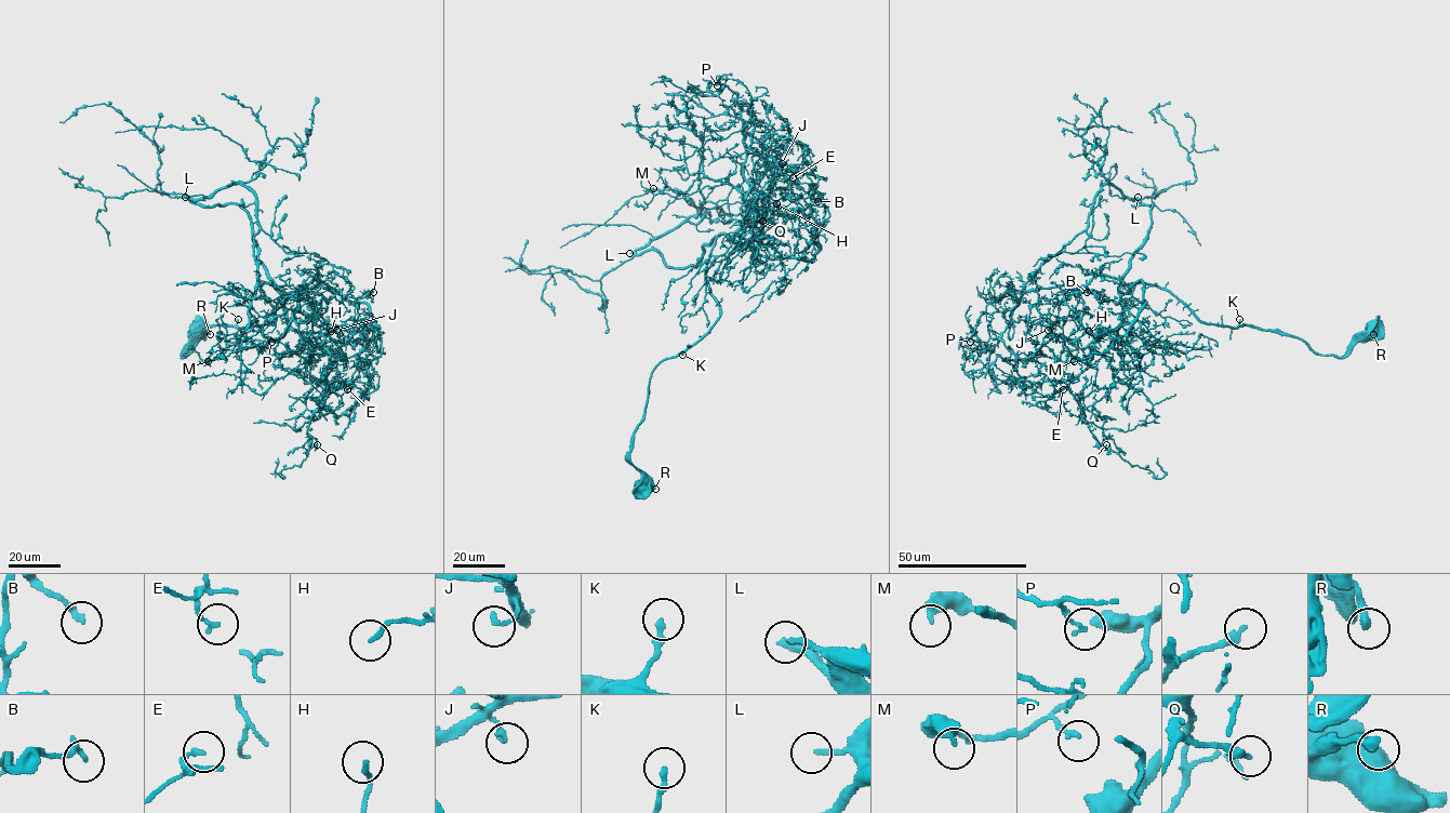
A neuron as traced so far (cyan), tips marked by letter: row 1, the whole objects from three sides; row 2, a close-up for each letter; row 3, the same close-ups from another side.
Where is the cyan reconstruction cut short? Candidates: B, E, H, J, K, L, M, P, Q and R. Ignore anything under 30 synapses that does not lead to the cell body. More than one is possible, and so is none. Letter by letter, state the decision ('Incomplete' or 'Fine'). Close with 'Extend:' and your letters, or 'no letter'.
B: Fine
E: Fine
H: Fine
J: Fine
K: Fine
L: Incomplete
M: Fine
P: Fine
Q: Incomplete
R: Fine
Extend: L, Q

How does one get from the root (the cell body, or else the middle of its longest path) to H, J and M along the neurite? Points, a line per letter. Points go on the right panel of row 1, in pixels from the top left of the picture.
H: (1372, 329), (1344, 357), (1319, 355), (1295, 337), (1206, 323), (1169, 292), (1129, 282), (1122, 320), (1089, 331)
J: (1372, 329), (1319, 355), (1129, 282), (1107, 334), (1080, 348), (1048, 330)
M: (1372, 329), (1319, 355), (1129, 282), (1107, 334), (1069, 311), (1074, 361)

